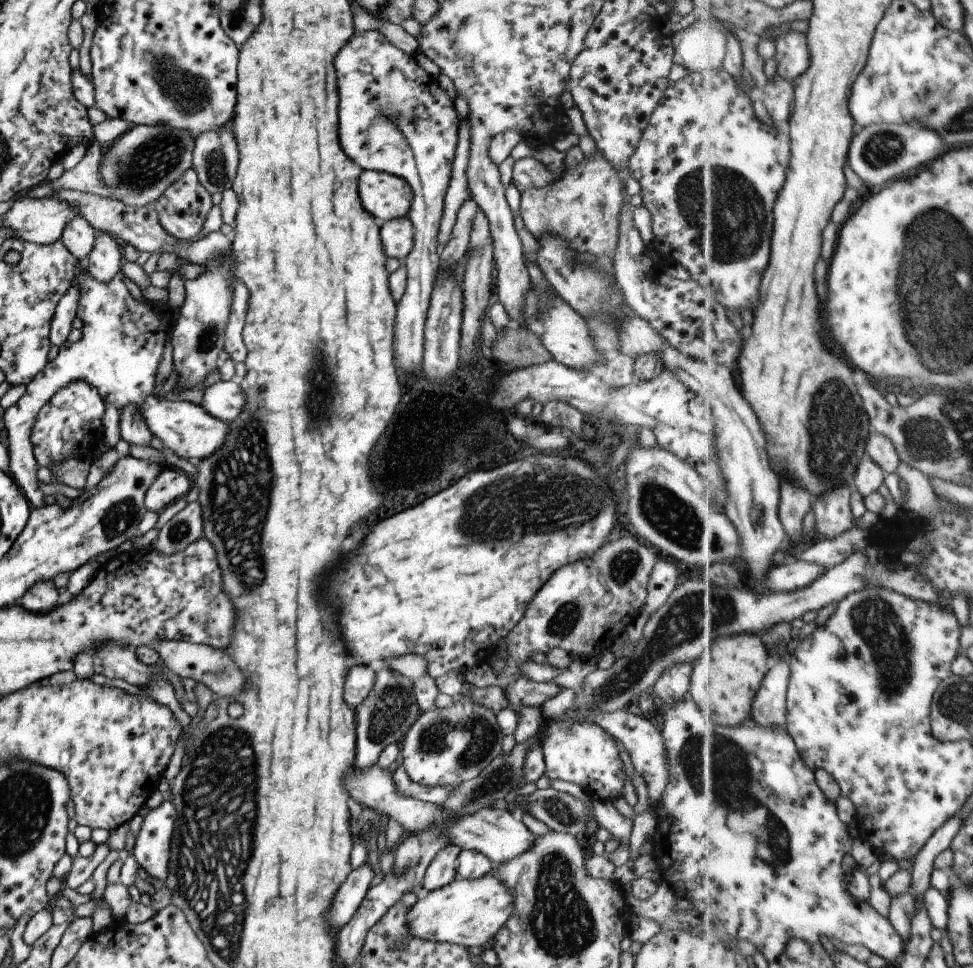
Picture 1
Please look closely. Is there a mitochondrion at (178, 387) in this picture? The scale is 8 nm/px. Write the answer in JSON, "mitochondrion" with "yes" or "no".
{"mitochondrion":"no"}

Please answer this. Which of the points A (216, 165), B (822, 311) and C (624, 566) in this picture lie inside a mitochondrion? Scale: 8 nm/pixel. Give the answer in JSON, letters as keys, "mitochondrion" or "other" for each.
{"A":"mitochondrion","B":"other","C":"mitochondrion"}

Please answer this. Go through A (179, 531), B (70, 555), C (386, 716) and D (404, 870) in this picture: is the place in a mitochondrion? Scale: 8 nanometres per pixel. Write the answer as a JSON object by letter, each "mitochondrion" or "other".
{"A":"mitochondrion","B":"other","C":"mitochondrion","D":"mitochondrion"}

